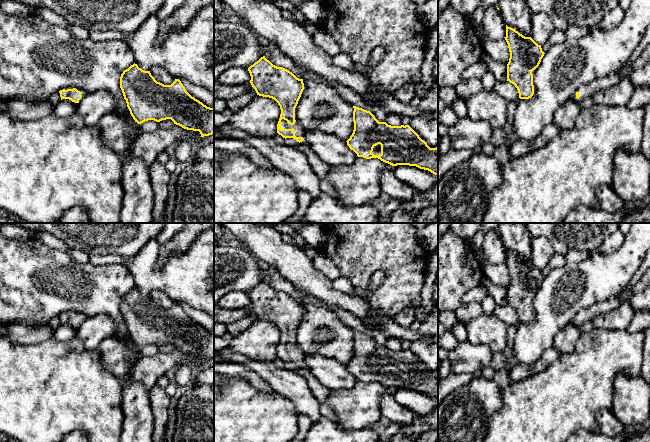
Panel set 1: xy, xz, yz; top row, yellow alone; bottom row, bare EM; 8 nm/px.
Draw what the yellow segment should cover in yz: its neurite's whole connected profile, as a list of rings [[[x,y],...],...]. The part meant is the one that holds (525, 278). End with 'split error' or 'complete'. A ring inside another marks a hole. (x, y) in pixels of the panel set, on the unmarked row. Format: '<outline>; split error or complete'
[[[507,249],[505,264],[510,276],[507,305],[515,309],[520,323],[529,323],[534,318],[532,295],[539,290],[545,277],[531,261],[525,261]]]; complete

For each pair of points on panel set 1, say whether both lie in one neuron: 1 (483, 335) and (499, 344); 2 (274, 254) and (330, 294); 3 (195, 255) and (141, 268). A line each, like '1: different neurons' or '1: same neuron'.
1: same neuron
2: same neuron
3: same neuron

